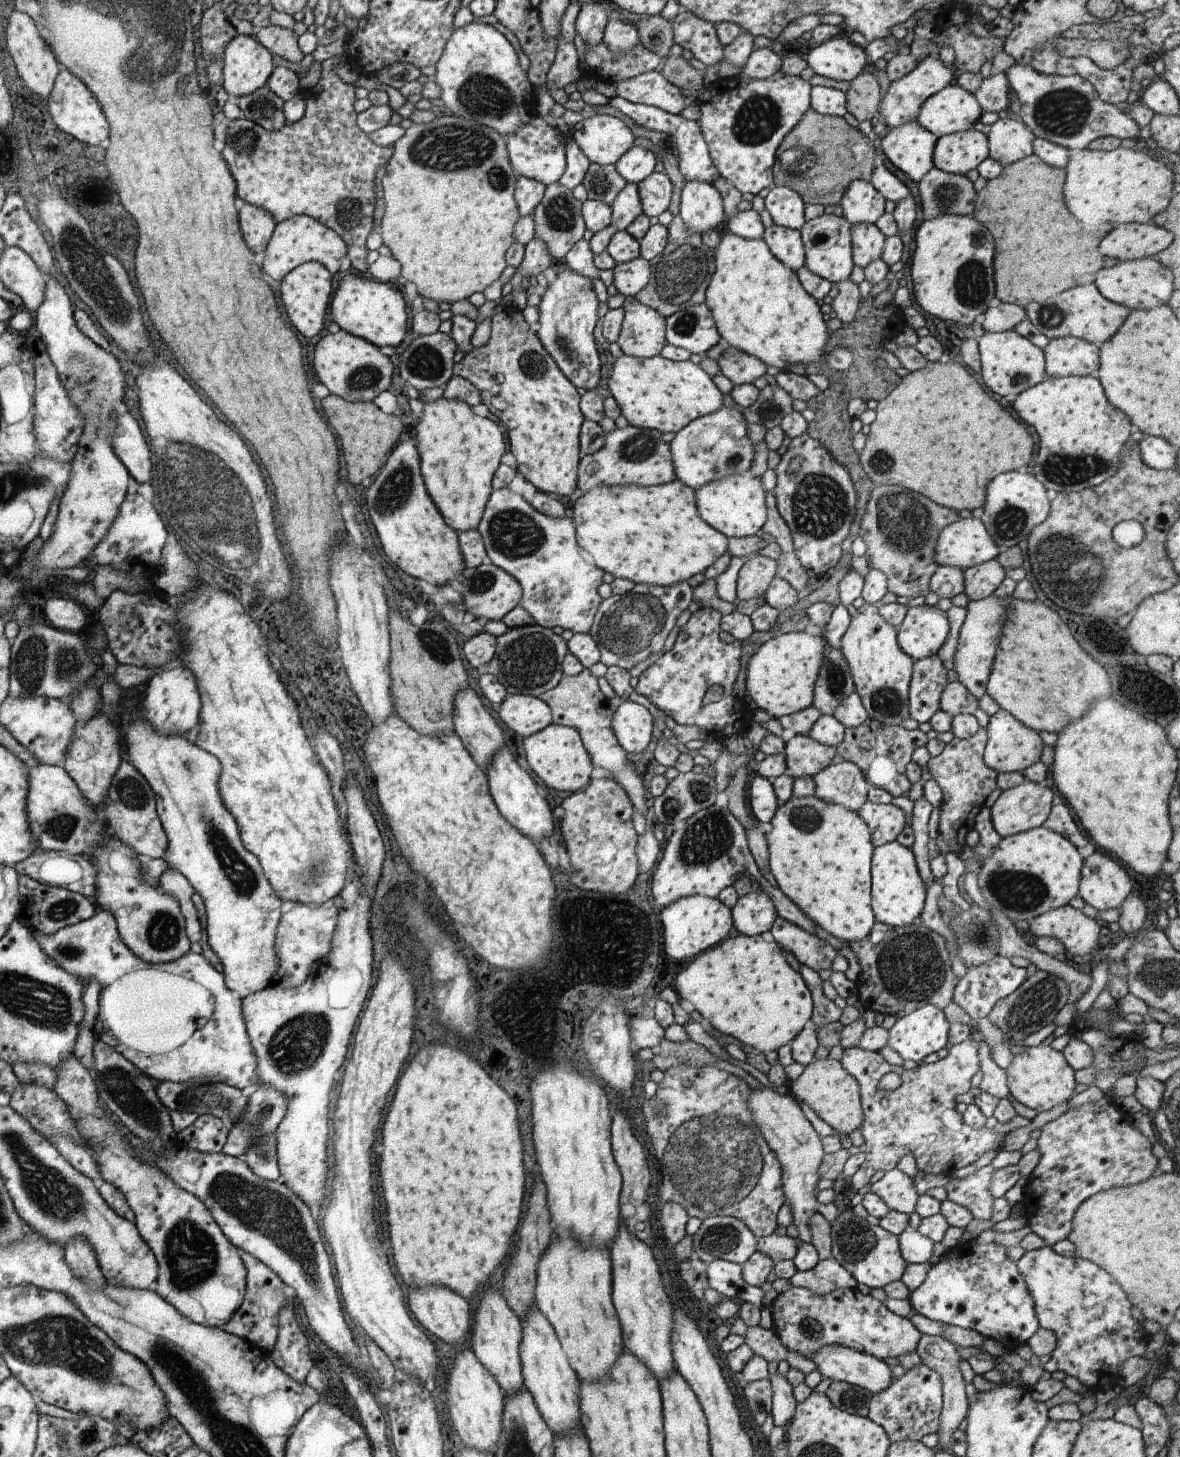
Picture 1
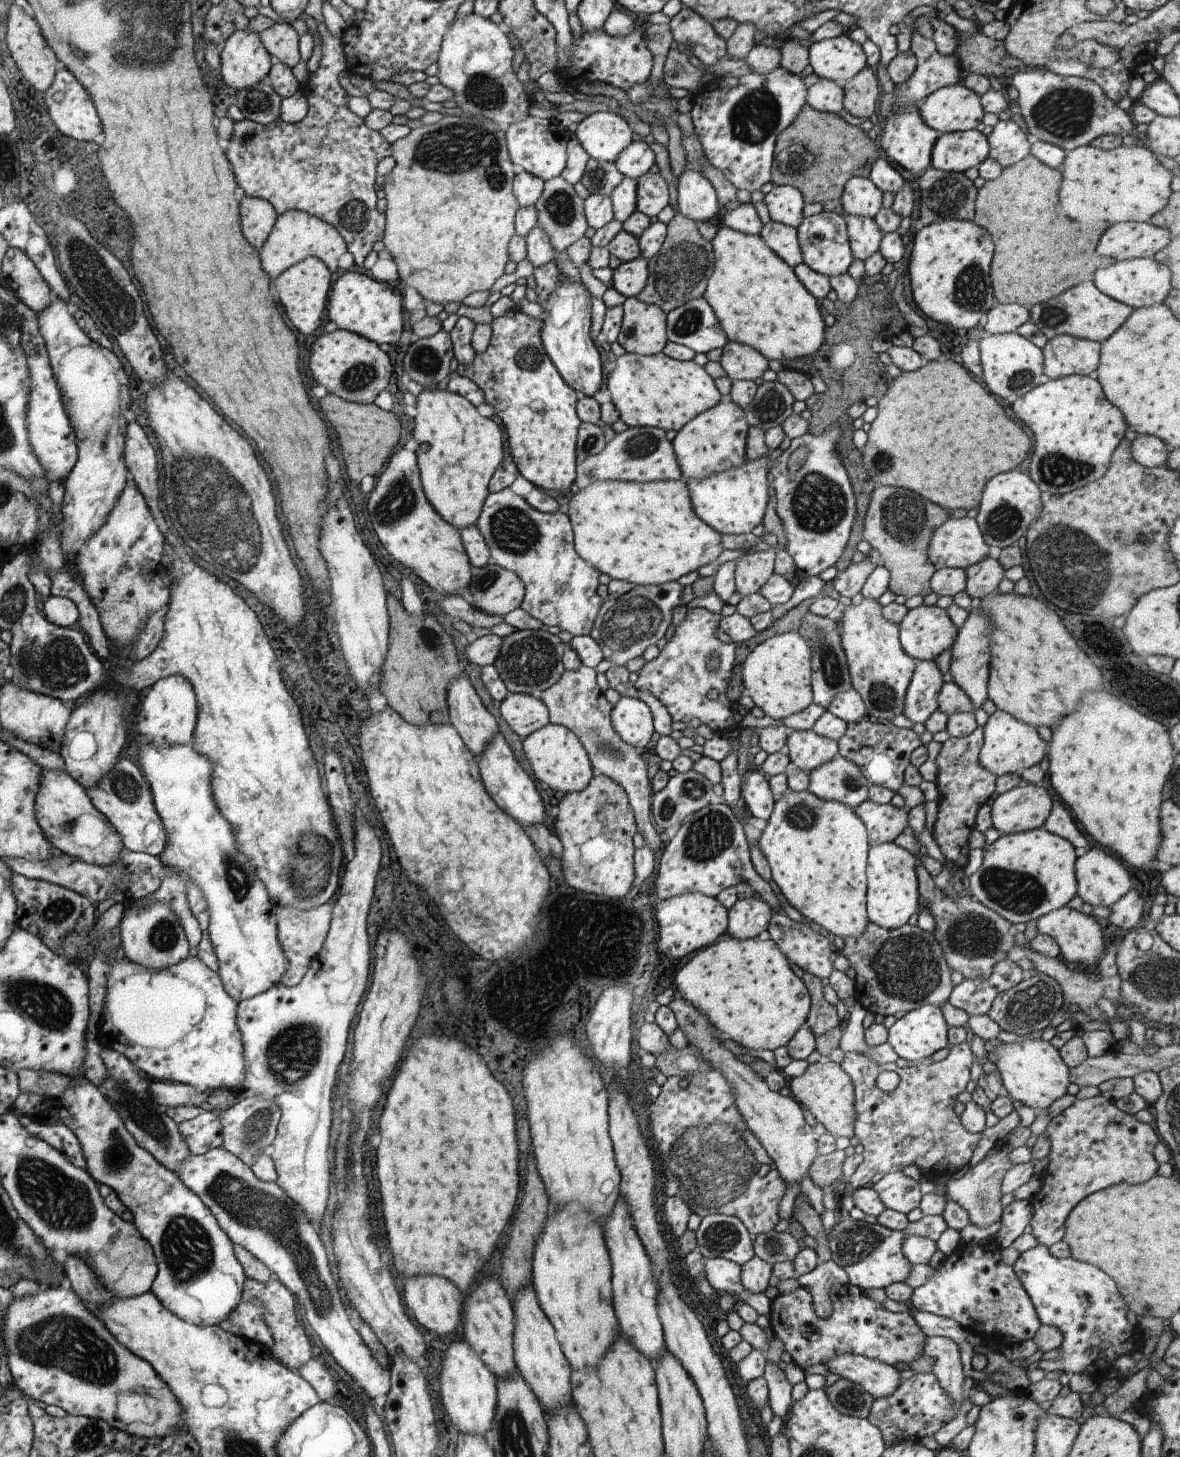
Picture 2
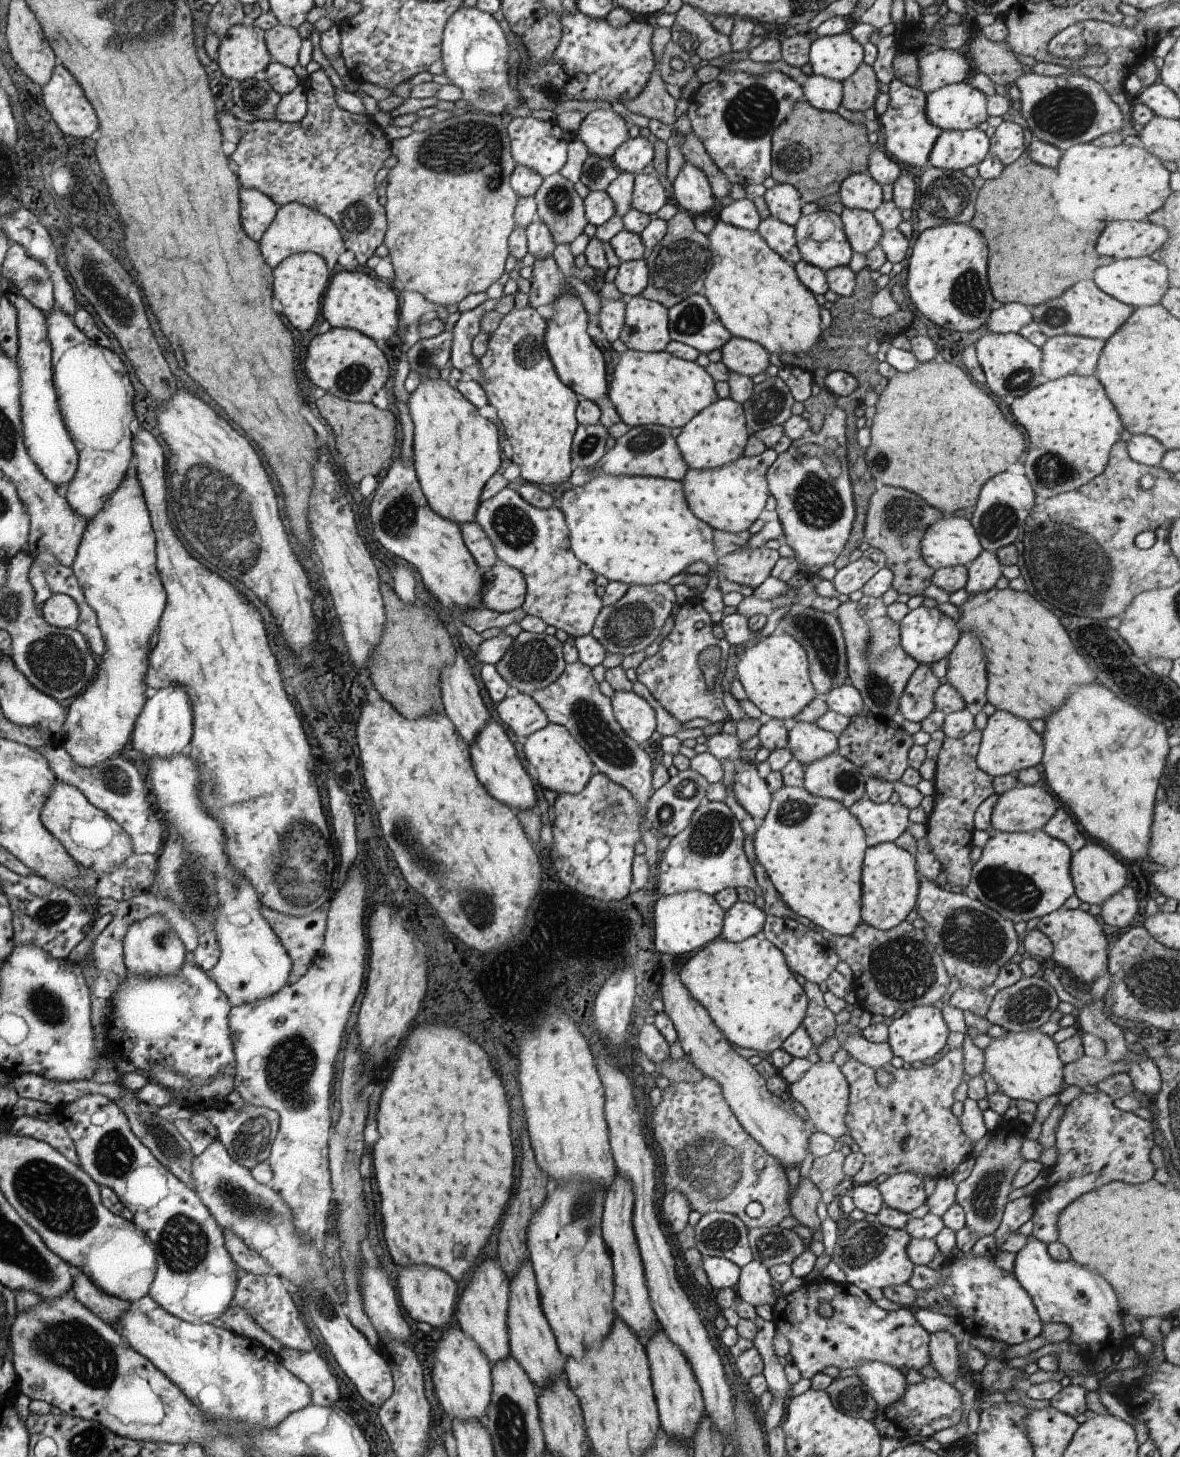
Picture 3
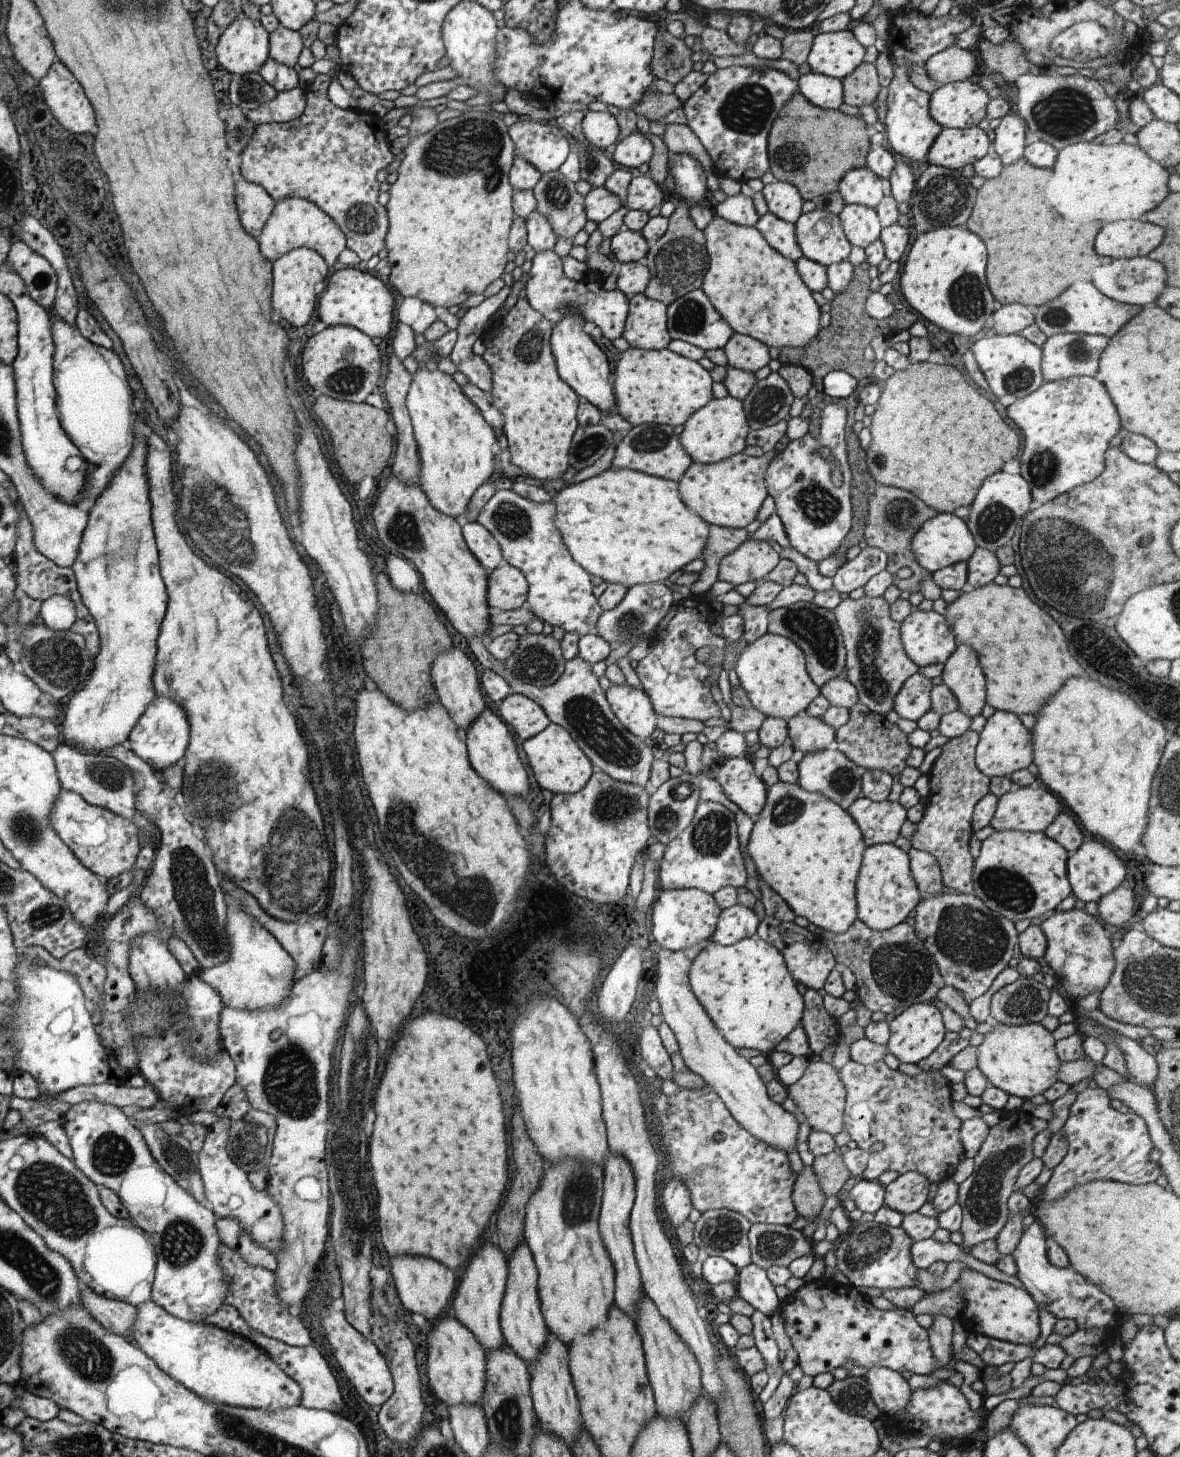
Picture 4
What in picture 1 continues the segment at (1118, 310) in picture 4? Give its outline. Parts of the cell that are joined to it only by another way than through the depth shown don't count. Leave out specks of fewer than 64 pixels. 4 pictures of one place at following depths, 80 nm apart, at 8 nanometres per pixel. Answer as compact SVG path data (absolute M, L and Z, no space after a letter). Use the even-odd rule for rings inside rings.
M1094 284L1076 286L1059 296L1036 300L1025 307L1026 319L1048 339L1075 337L1096 344L1098 348L1120 330L1131 312L1126 306L1114 304L1103 298Z

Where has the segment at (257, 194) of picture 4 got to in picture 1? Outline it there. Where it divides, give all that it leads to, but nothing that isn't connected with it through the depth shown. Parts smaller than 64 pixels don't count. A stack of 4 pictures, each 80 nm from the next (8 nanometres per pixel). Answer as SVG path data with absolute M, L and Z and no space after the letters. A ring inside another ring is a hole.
M243 204L242 232L246 232L246 240L250 240L250 248L254 248L254 252L266 251L277 224L274 216L268 214L264 208Z

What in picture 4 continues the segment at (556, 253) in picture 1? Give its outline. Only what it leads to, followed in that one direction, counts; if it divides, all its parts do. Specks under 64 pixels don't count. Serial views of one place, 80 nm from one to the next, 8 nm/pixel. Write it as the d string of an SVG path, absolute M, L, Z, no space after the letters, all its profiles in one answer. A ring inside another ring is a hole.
M559 170L541 173L532 191L537 209L546 216L558 238L570 238L584 228L587 221L585 197Z

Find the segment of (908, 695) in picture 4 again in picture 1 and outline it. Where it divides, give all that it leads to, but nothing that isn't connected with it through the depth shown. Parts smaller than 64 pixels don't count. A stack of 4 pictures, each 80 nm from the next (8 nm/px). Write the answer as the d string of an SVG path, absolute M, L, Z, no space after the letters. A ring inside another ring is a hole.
M938 654L915 662L908 698L912 719L926 723L940 710L942 692L949 683L947 674Z

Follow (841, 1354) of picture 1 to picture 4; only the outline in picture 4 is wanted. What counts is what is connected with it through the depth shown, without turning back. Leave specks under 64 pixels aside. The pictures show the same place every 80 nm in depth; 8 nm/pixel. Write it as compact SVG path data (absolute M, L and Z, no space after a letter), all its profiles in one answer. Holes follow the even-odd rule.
M872 1367L866 1377L871 1397L882 1417L900 1414L907 1407L910 1386L901 1373L888 1367Z

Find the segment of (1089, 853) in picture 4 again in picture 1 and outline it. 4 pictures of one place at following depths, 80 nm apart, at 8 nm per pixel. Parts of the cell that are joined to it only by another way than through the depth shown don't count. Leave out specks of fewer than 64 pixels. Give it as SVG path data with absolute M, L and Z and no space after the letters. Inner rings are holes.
M1095 852L1084 861L1079 896L1100 912L1120 908L1131 893L1130 878L1112 858Z

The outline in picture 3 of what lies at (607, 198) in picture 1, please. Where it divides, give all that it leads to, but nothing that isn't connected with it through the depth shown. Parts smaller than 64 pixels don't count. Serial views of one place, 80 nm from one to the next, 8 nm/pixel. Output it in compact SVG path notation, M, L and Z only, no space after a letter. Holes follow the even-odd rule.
M589 153L582 167L581 181L590 191L606 191L619 171L611 159Z

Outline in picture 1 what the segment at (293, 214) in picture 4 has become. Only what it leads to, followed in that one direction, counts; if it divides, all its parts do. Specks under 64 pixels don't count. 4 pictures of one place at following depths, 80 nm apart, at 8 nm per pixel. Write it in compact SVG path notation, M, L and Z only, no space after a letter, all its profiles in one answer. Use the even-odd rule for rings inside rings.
M307 215L292 216L277 224L276 231L264 252L266 274L281 282L294 268L308 262L318 262L330 273L341 268L342 258L348 254L349 248L345 241L333 229Z

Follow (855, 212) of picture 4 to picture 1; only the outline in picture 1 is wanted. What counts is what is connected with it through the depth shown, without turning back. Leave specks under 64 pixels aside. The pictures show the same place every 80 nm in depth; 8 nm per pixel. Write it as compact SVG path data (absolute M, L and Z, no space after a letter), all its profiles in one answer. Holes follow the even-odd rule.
M875 224L851 226L853 264L865 269L870 262L881 258L886 239Z

